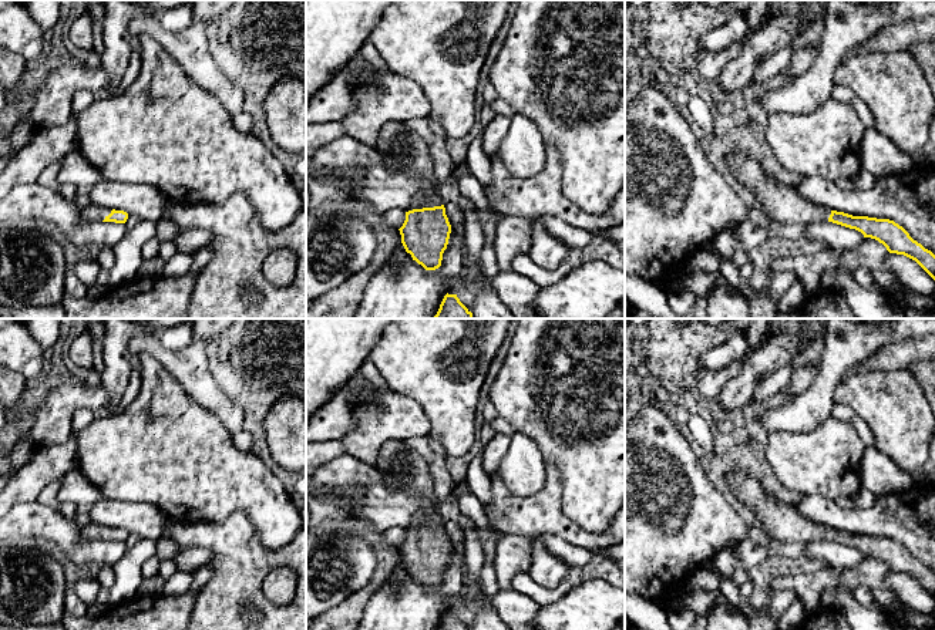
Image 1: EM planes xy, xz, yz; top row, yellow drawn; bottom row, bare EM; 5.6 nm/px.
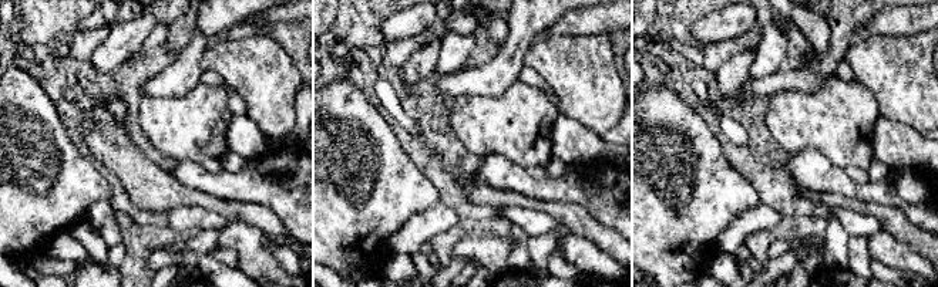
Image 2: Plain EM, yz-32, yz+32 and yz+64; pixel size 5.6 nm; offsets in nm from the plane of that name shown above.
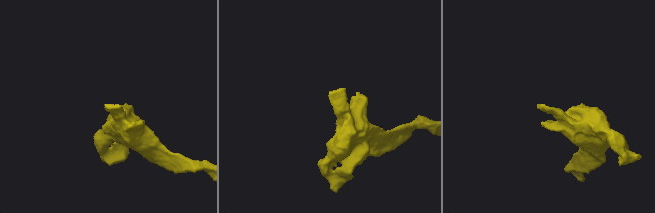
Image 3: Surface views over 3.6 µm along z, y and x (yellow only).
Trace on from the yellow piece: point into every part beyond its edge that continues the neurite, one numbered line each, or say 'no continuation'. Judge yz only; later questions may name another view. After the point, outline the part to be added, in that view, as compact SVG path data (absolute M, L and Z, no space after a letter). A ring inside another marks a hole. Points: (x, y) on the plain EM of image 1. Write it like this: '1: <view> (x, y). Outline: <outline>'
1: yz (783, 522). Outline: M729 472L724 479L737 498L753 509L756 518L773 539L787 543L828 540L833 528L804 518L794 505L786 505L767 493L746 472Z

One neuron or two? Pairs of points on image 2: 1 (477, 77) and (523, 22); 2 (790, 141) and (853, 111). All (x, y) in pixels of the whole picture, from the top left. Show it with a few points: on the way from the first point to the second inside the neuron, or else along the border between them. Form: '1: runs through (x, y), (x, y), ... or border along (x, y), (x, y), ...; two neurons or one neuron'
1: runs through (493, 70), (514, 49), (520, 37); one neuron
2: runs through (806, 130), (816, 120), (837, 120); one neuron

